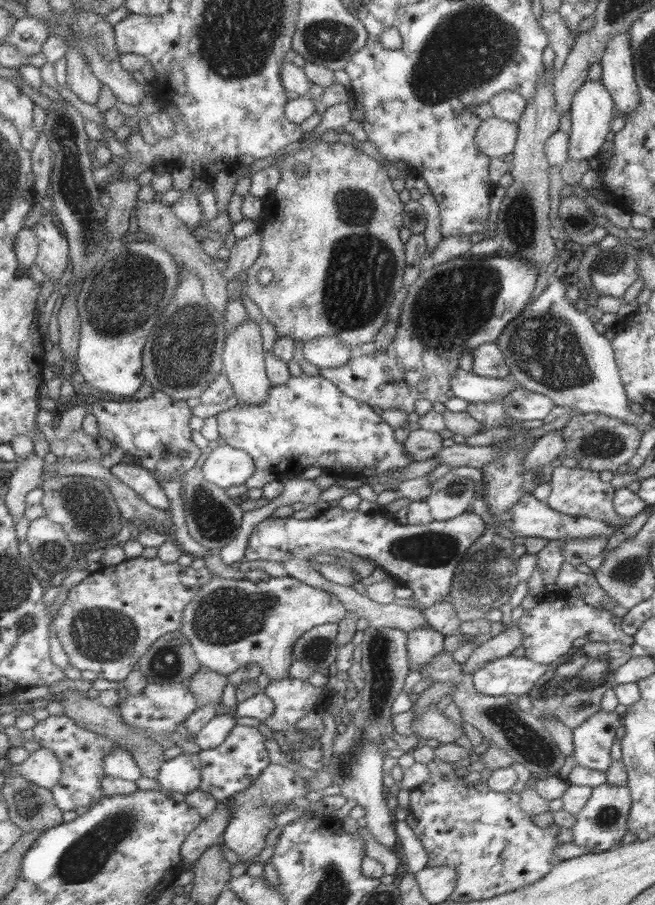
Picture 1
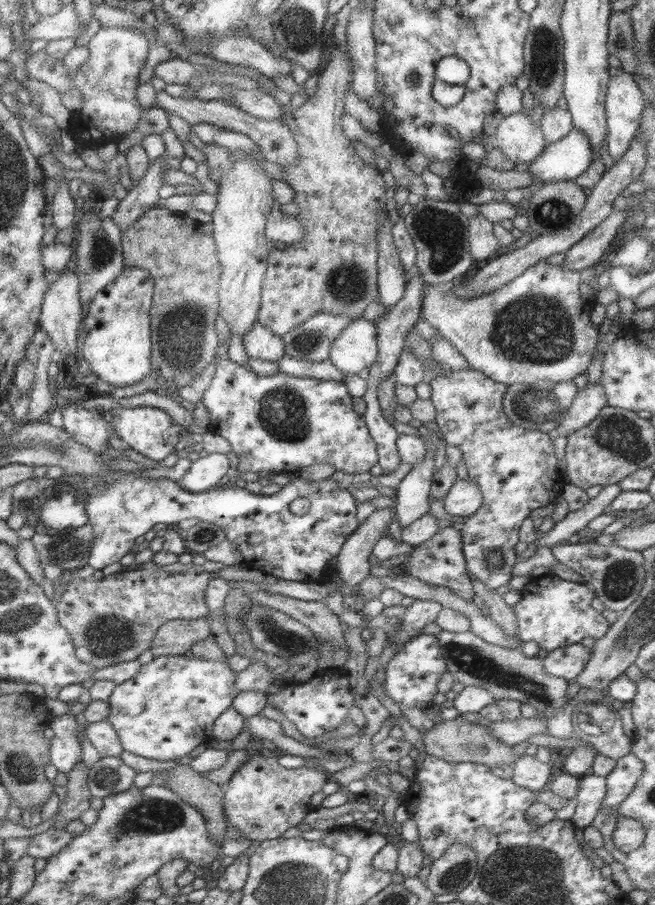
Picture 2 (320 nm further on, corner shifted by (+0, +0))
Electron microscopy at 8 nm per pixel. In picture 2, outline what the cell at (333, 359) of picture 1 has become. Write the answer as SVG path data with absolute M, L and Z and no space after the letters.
M363 318L353 319L331 343L328 359L343 374L357 374L375 362L376 335L374 322Z

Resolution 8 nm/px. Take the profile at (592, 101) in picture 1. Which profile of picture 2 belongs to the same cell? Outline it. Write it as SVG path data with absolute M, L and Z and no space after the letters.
M572 128L557 142L547 144L528 165L535 184L551 184L577 178L593 160L588 138Z

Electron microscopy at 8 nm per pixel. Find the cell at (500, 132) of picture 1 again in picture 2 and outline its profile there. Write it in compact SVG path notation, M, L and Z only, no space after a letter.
M525 112L504 116L492 141L514 163L531 162L546 146L541 129Z

